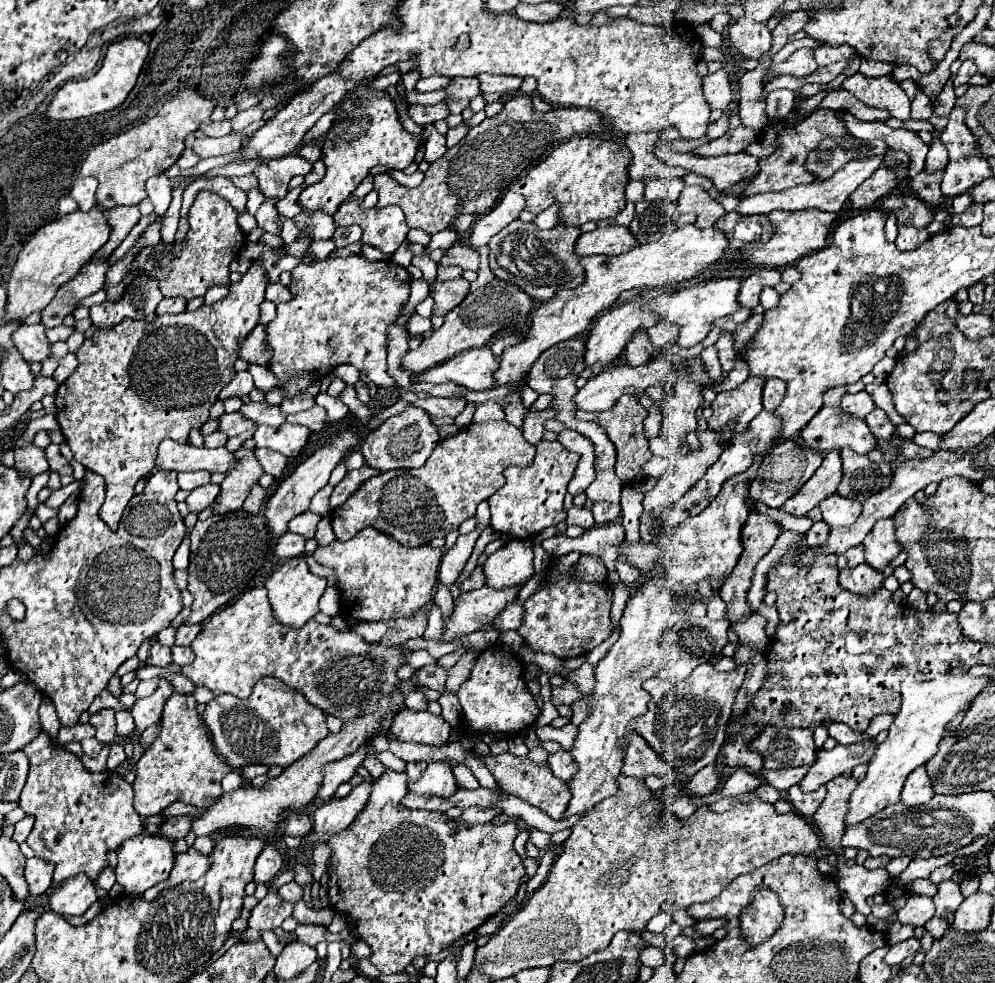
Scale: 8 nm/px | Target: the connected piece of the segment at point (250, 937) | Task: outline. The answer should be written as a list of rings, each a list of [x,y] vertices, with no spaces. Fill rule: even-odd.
[[[269,888],[267,896],[253,908],[249,918],[249,928],[241,934],[247,942],[261,940],[263,930],[275,930],[283,924],[285,918],[291,916],[291,904],[283,902],[283,898],[277,894],[277,888]]]

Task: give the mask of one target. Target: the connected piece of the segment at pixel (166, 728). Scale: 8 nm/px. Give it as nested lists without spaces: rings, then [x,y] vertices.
[[[173,692],[163,706],[159,736],[135,766],[135,810],[145,818],[161,814],[173,802],[207,808],[223,794],[221,780],[229,772],[231,766],[215,752],[209,730],[197,712],[197,700],[193,696]]]

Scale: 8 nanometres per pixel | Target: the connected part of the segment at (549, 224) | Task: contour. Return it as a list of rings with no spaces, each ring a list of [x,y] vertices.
[[[551,206],[551,208],[547,208],[547,212],[537,214],[535,224],[539,228],[553,228],[557,224],[557,206]]]

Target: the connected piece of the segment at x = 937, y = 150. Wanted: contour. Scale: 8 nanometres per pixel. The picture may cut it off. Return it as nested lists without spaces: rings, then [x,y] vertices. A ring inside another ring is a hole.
[[[933,130],[933,142],[925,160],[927,172],[937,172],[947,166],[947,148],[943,148],[943,142],[939,142],[939,130]]]

